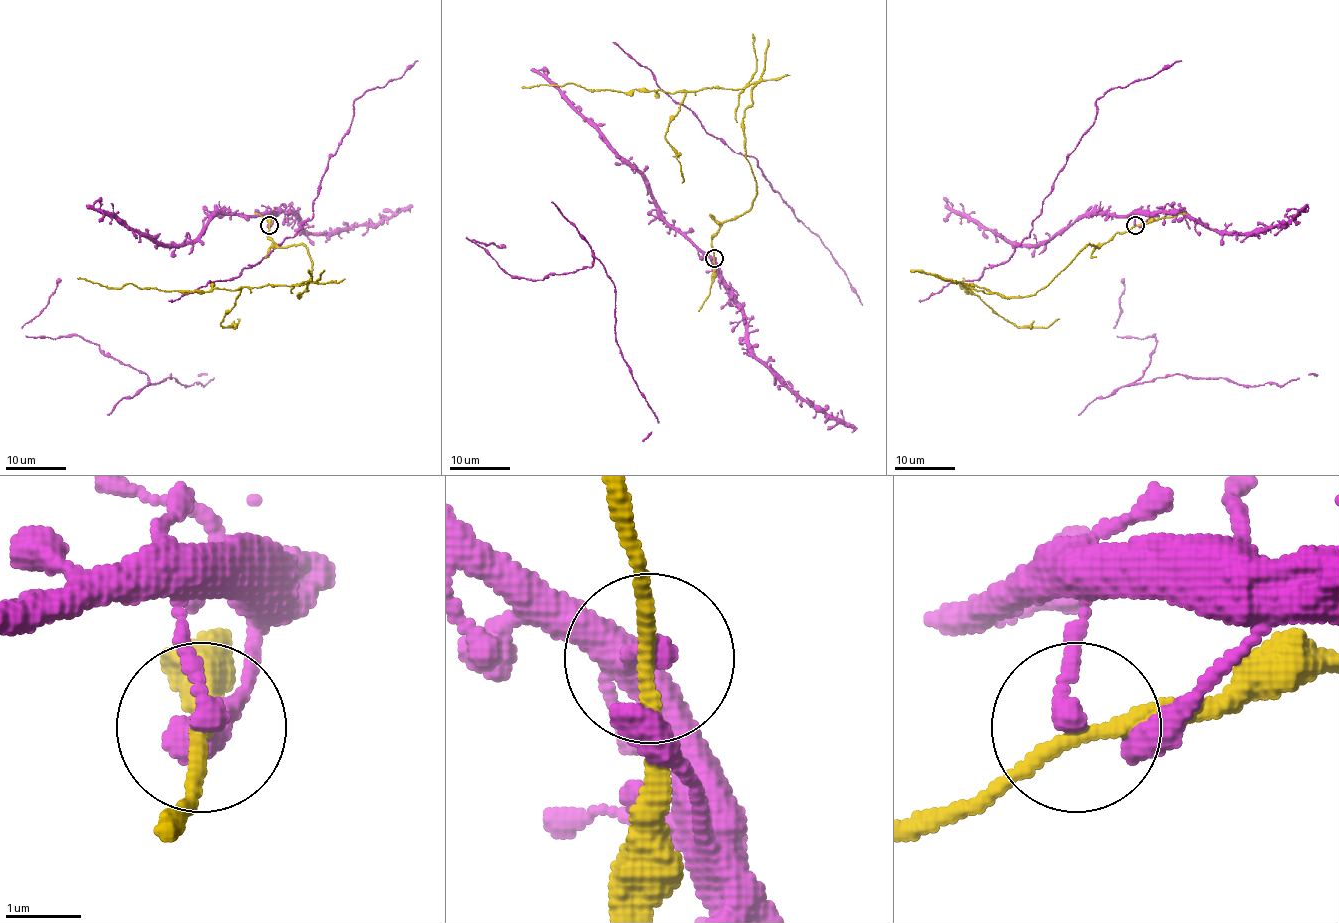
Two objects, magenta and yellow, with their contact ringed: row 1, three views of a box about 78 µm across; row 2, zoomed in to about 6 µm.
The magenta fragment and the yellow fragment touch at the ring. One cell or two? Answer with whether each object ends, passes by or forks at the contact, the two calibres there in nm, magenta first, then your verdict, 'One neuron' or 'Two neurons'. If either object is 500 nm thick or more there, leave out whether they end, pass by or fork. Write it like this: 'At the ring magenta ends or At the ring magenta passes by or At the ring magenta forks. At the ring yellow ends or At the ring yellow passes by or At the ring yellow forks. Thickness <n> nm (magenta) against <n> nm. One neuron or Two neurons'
At the ring magenta ends. At the ring yellow passes by. Thickness 280 nm (magenta) against 190 nm. Two neurons

